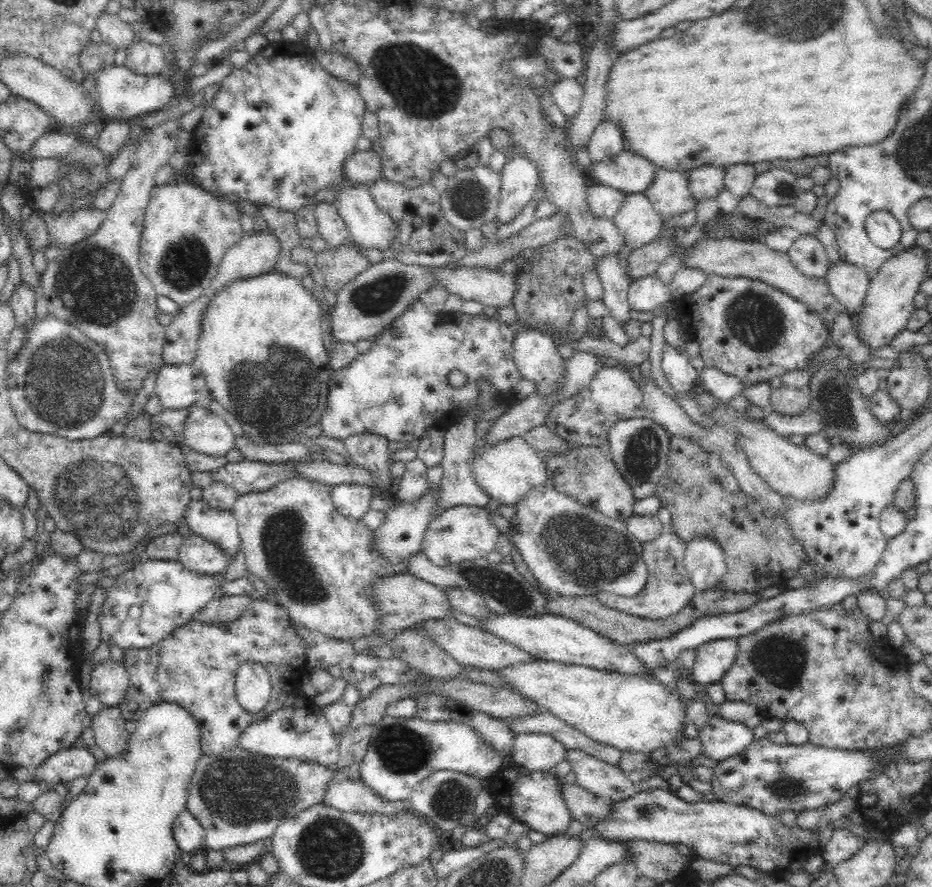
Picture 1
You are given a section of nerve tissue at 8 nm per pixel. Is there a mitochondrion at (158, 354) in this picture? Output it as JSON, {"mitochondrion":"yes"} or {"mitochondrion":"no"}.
{"mitochondrion":"no"}

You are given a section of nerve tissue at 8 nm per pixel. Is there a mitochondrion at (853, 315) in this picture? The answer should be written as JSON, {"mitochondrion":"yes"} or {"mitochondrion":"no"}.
{"mitochondrion":"no"}

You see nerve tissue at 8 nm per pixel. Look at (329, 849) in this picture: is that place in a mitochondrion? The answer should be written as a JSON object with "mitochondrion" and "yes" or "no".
{"mitochondrion":"yes"}

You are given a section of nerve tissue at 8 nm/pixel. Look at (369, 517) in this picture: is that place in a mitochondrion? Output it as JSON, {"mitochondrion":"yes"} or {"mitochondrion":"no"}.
{"mitochondrion":"no"}

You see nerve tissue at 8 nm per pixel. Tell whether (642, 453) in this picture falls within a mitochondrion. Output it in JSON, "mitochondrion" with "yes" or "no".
{"mitochondrion":"yes"}

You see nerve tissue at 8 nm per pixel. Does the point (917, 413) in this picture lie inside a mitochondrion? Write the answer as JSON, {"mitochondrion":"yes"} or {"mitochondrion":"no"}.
{"mitochondrion":"no"}

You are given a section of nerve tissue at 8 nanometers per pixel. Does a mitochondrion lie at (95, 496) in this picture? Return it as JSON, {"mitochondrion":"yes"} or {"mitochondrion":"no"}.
{"mitochondrion":"yes"}

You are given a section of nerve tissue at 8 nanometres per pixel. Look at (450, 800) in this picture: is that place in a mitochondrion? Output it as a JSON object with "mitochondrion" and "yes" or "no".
{"mitochondrion":"yes"}

